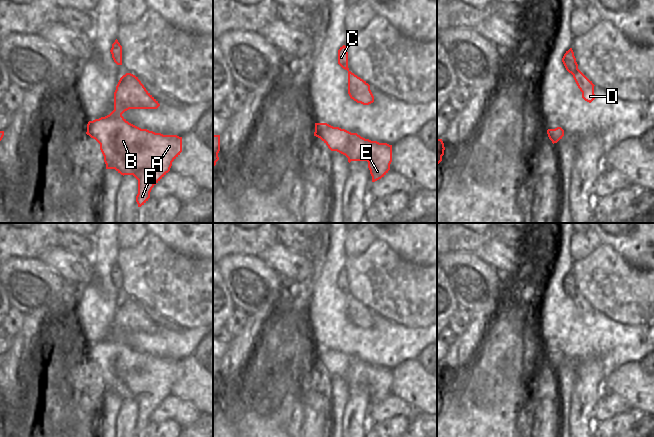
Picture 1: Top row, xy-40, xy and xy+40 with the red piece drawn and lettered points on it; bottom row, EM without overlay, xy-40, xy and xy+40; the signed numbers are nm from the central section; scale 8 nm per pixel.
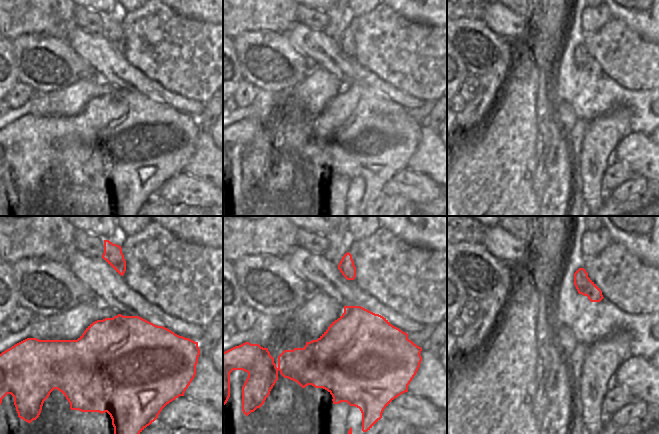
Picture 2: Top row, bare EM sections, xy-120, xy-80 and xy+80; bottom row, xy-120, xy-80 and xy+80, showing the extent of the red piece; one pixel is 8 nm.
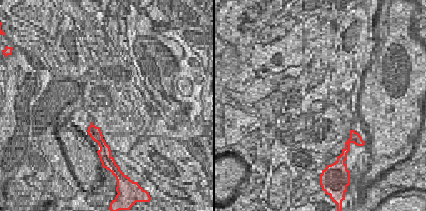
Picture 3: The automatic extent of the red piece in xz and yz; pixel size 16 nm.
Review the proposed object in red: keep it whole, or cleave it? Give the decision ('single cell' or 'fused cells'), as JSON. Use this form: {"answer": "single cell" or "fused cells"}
{"answer": "fused cells"}

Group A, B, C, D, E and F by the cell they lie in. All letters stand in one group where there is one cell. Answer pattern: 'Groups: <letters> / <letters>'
Groups: A B D E F / C.

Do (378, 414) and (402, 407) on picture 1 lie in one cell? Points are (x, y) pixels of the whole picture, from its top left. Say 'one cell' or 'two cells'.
one cell

